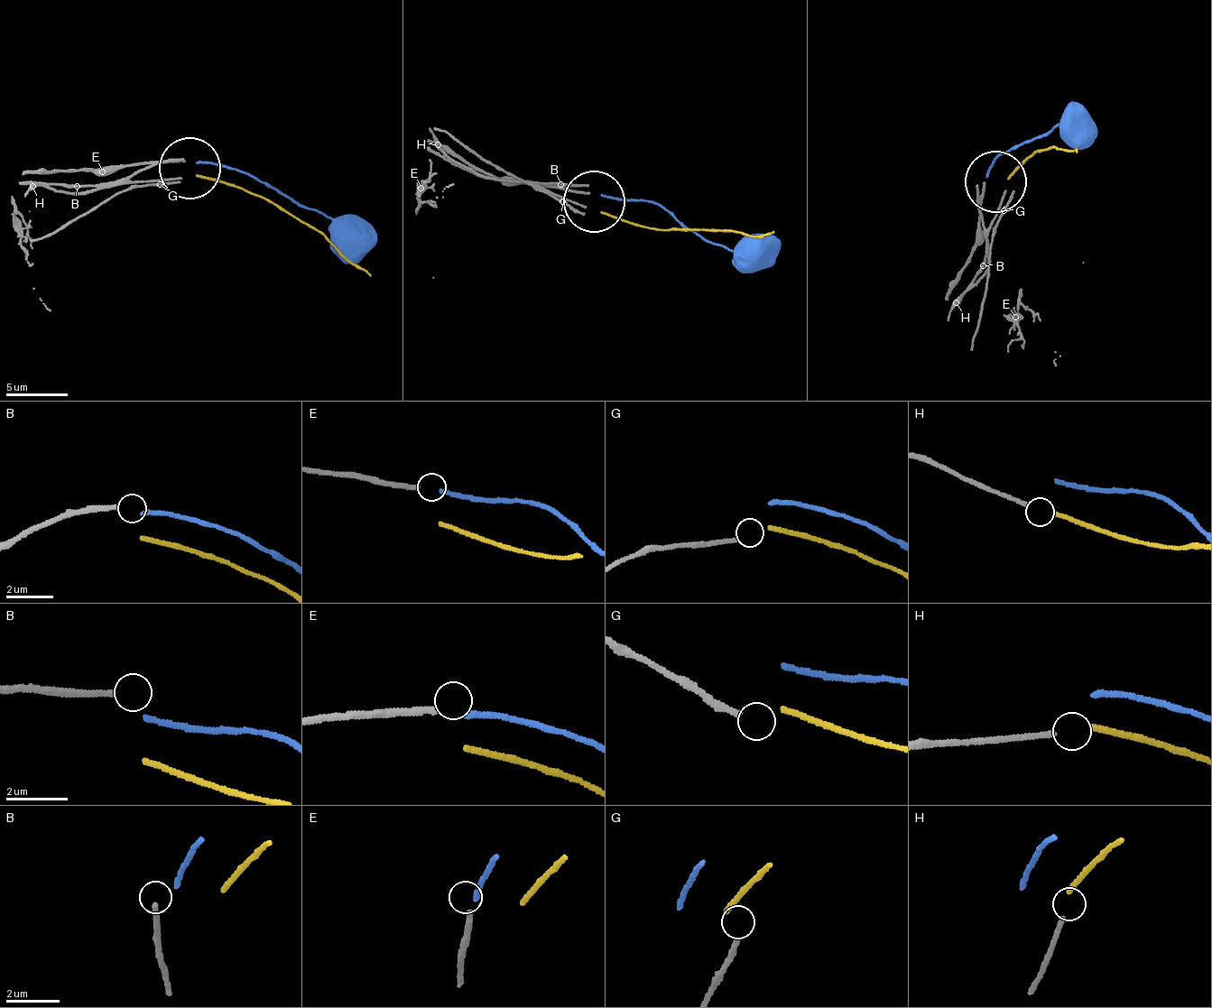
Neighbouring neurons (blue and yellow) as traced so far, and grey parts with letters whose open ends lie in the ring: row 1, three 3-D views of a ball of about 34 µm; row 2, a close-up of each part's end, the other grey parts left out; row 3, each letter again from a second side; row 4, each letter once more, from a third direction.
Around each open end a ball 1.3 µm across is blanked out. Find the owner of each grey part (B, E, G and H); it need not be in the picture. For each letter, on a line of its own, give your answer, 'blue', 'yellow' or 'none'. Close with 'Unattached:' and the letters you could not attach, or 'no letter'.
B: none
E: none
G: none
H: none
Unattached: B, E, G, H

